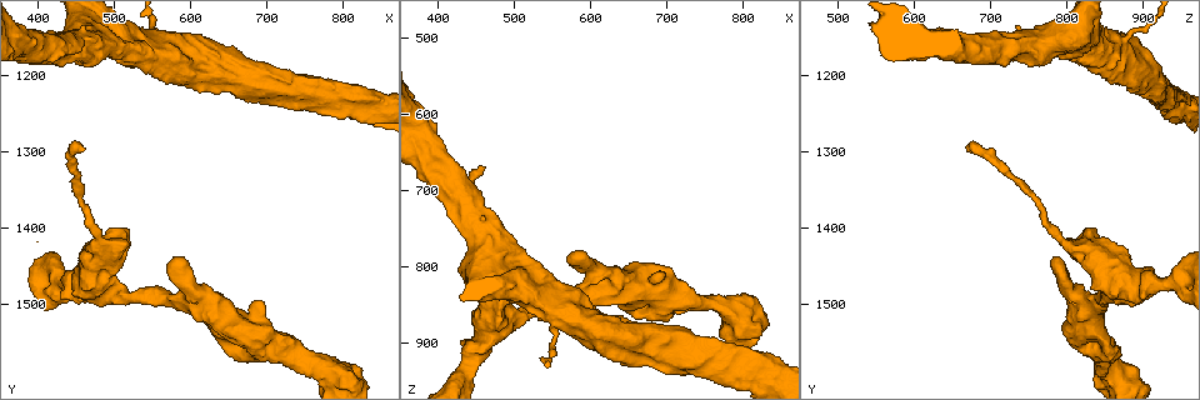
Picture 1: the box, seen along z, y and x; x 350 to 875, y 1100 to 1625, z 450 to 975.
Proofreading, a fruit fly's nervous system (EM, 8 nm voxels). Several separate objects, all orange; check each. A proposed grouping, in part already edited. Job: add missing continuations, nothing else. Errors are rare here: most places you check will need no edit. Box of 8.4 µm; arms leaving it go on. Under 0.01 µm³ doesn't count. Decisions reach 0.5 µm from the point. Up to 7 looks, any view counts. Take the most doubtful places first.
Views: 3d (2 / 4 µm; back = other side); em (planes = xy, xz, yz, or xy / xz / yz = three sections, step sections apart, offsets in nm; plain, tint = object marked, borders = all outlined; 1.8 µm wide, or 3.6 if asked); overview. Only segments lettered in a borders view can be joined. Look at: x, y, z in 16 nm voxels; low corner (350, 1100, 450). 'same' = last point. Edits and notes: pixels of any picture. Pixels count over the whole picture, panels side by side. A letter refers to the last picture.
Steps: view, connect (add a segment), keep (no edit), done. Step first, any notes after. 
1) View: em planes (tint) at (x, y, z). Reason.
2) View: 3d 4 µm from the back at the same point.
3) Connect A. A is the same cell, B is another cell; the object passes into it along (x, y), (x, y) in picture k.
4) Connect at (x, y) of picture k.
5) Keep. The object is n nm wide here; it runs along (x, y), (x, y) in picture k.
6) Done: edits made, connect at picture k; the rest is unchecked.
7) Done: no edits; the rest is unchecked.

View: 3d 4 µm at (480, 1425, 800). Sharp bend.

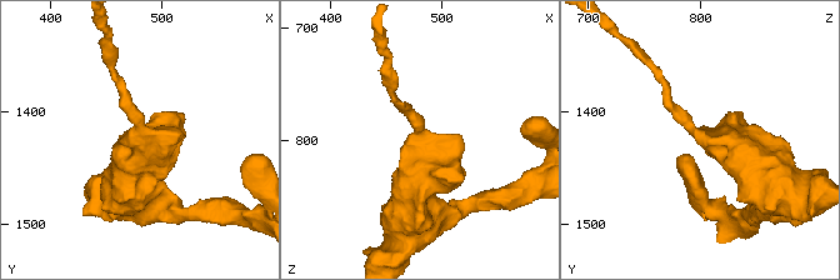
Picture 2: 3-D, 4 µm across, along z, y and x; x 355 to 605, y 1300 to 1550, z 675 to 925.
View: em yz step 8 (tint) at (480, 1422, 804).

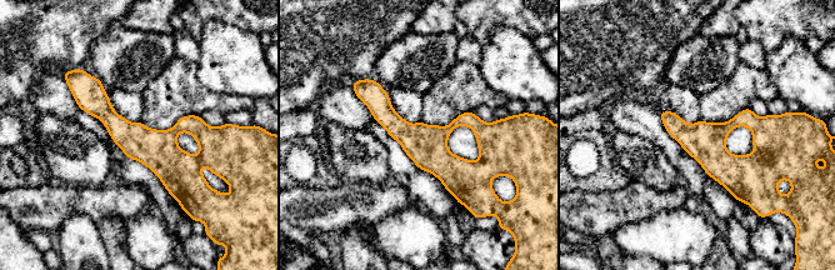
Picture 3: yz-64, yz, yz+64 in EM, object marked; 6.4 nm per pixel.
View: em planes (borders) at the same point.

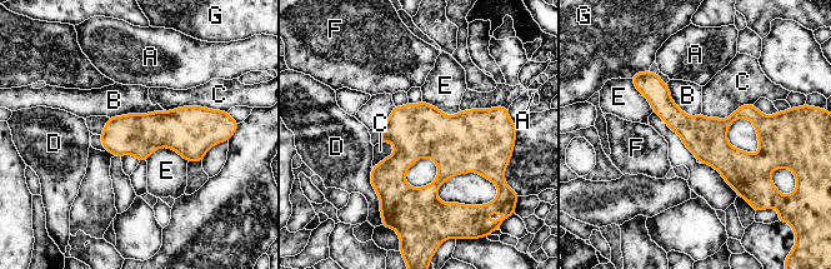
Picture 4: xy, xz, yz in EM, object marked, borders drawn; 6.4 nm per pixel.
Keep. The longest contact is with C, 380 nm; A, B, C, D, E, F and G are other cells; no lettered segment goes on from it.

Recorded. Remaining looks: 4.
View: 3d 2 µm at (460, 1295, 670). Long arm stops here.

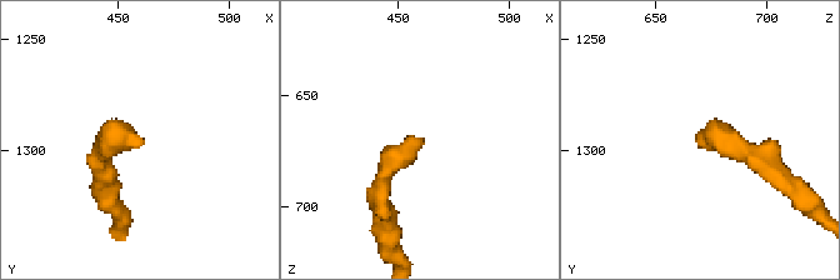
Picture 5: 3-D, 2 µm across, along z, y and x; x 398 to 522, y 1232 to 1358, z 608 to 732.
View: em planes (borders) at (458, 1300, 670).

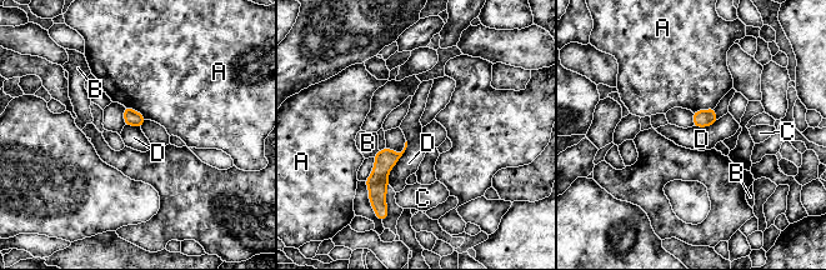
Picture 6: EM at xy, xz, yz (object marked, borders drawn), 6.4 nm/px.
Keep. A, B, C and D are other cells; none of them fits.

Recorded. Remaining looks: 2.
View: 3d 4 µm at (515, 1160, 780). Thick end.

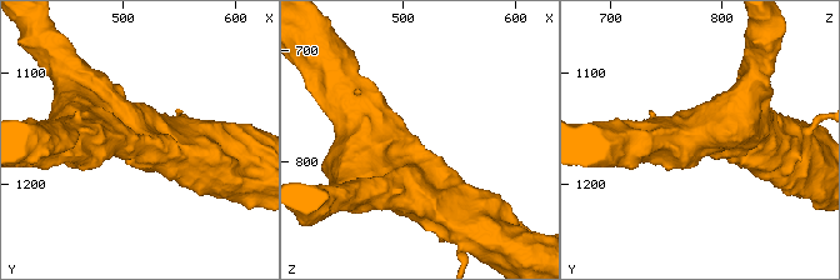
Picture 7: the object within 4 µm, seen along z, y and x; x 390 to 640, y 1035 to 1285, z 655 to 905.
View: em 3.6 µm planes (borders) at (512, 1156, 778).

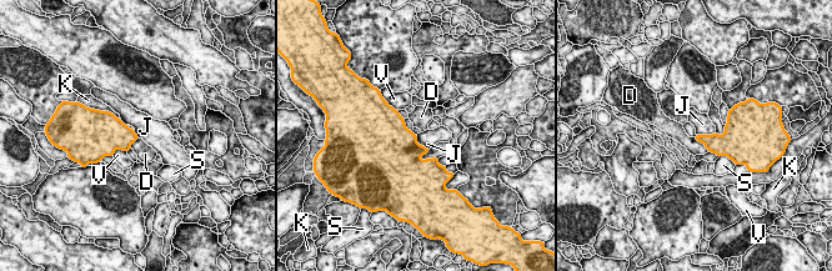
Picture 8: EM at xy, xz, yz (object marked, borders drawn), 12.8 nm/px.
Keep. The longest contact is with K, 280 nm; D, J, K, S and V are other cells; a border runs along (101, 110), (109, 110), (120, 120) in picture 8; none of them fits.

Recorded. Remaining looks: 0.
Done: no edits; the rest is unchecked.

